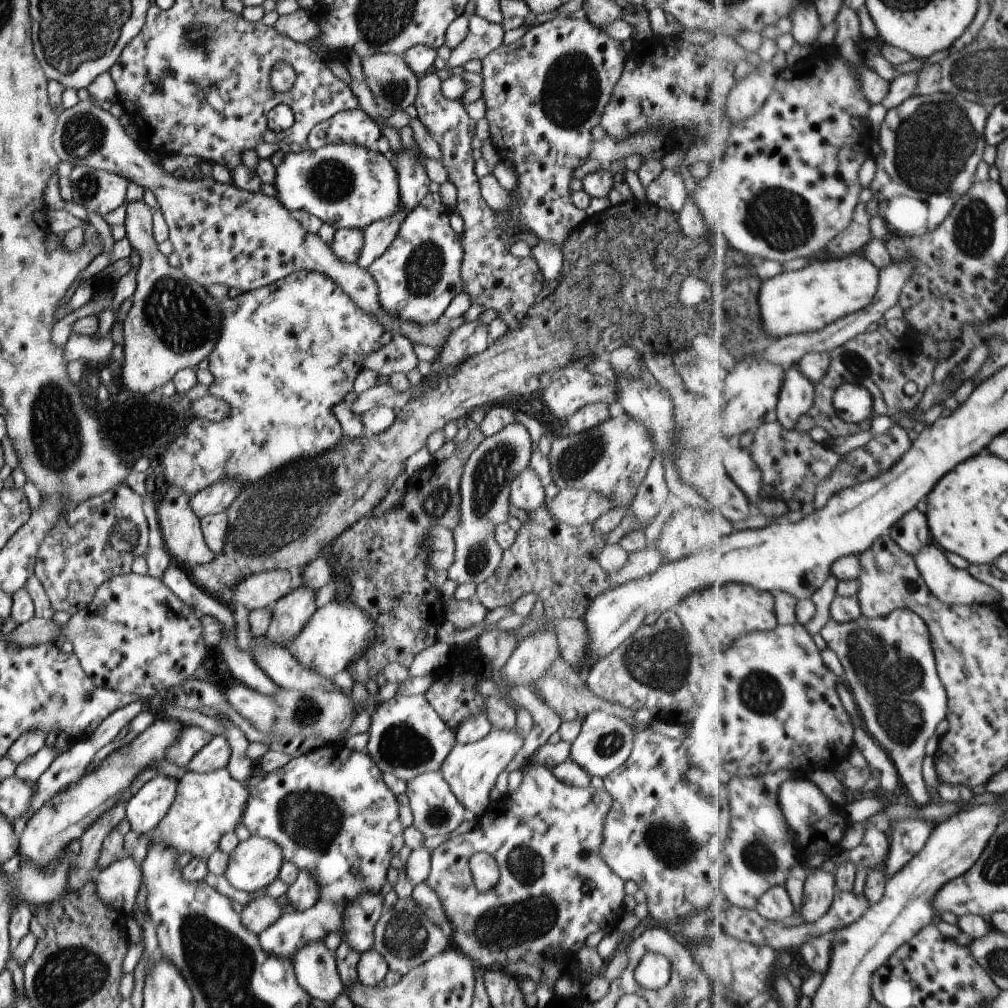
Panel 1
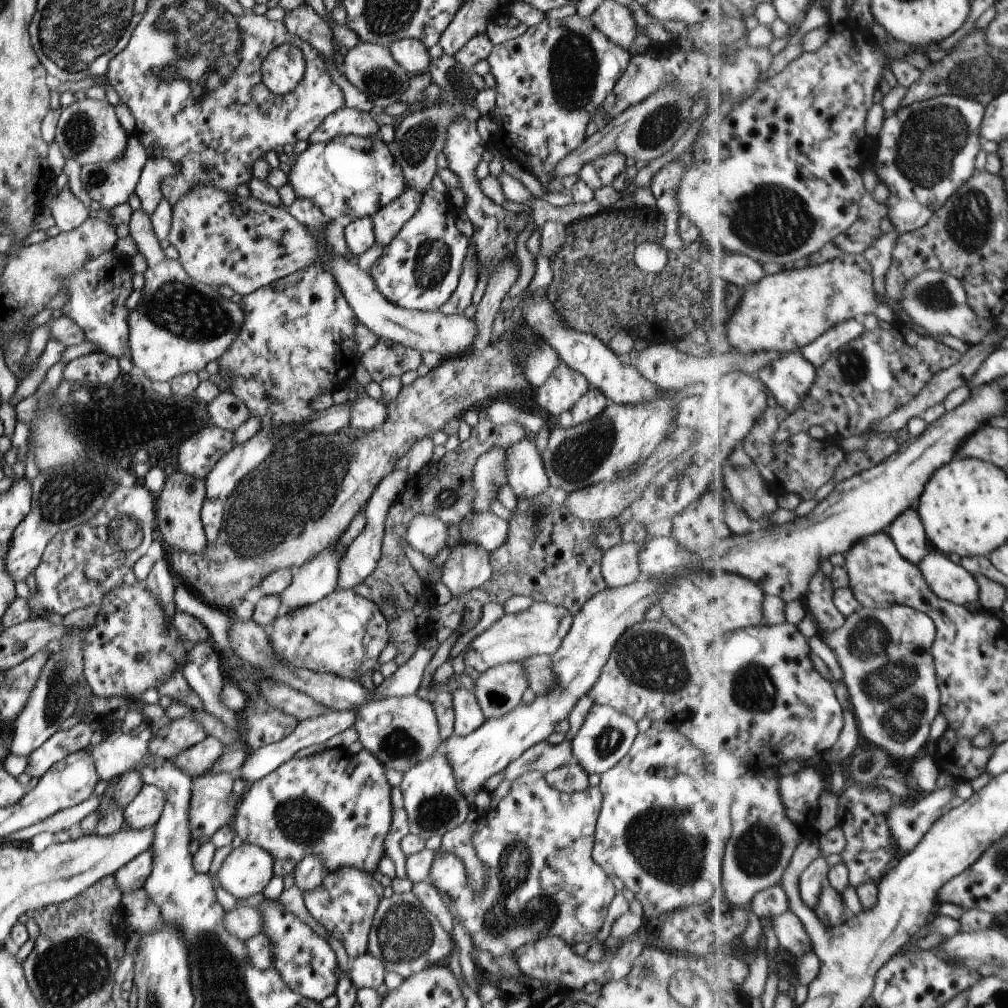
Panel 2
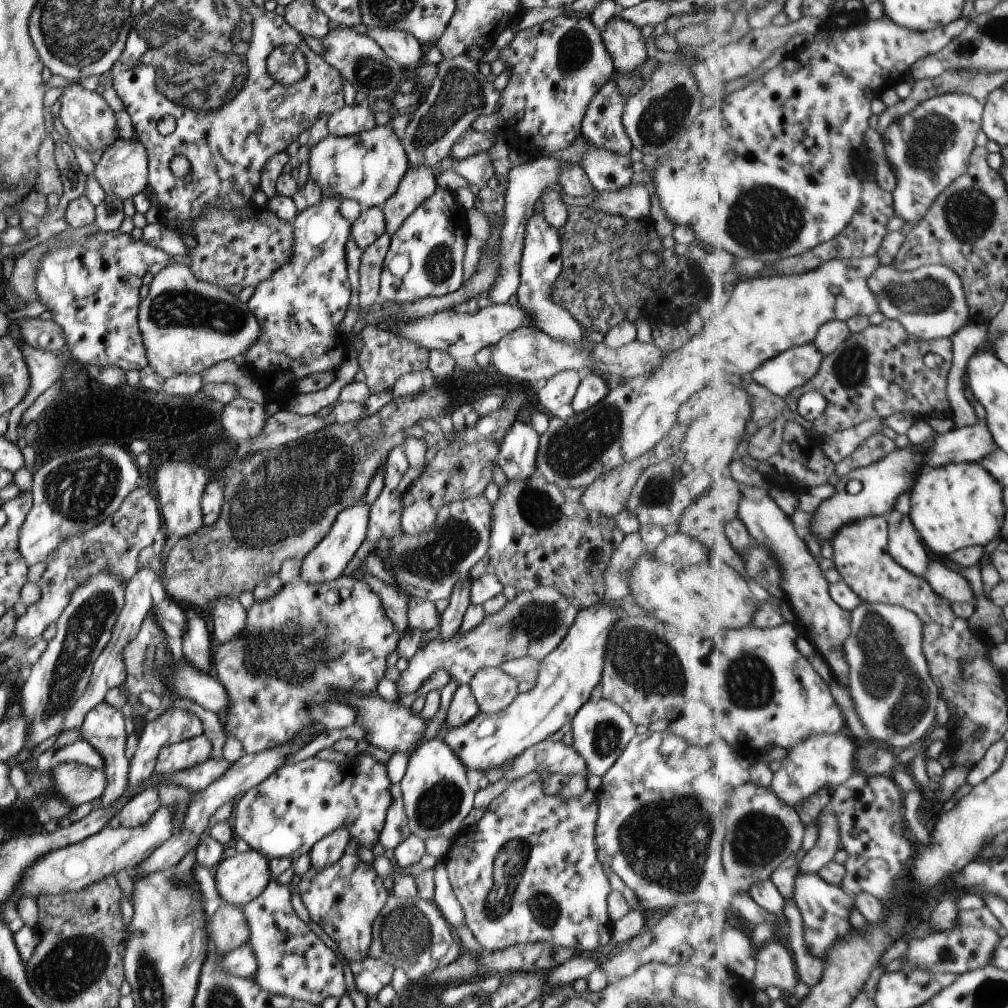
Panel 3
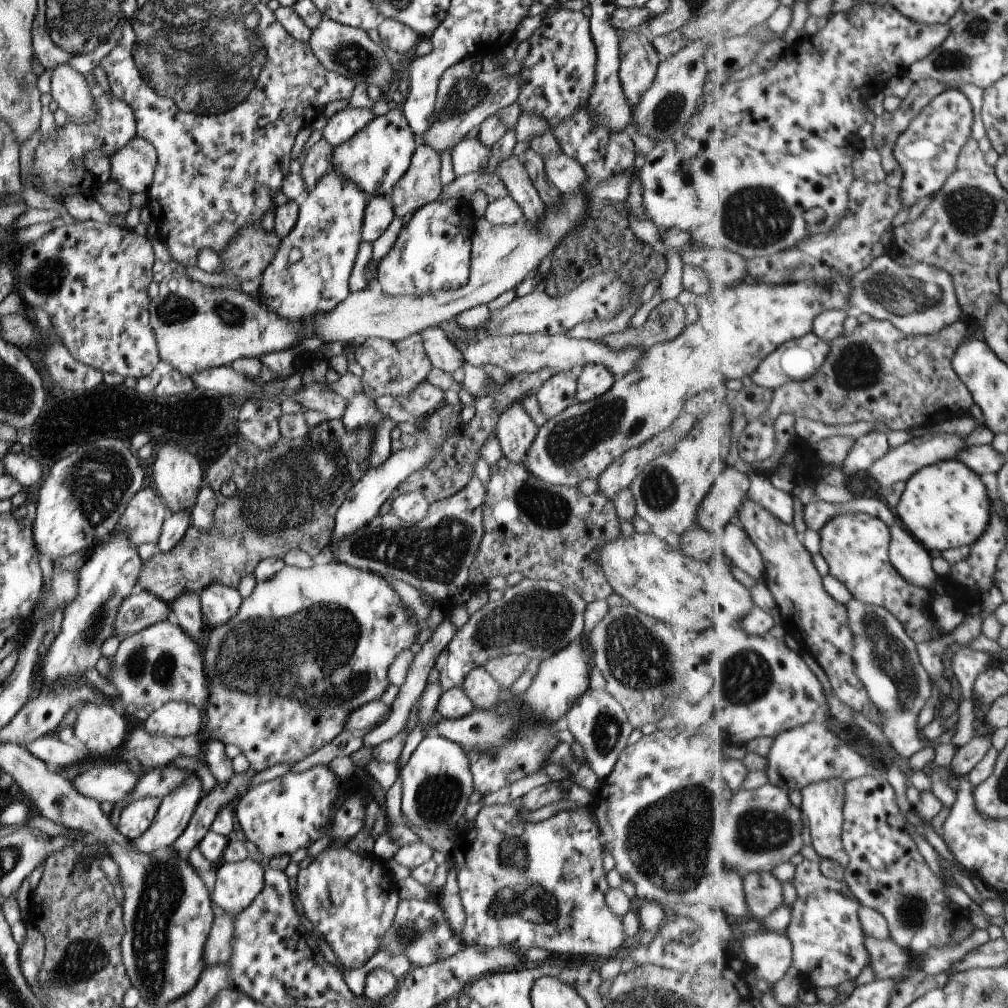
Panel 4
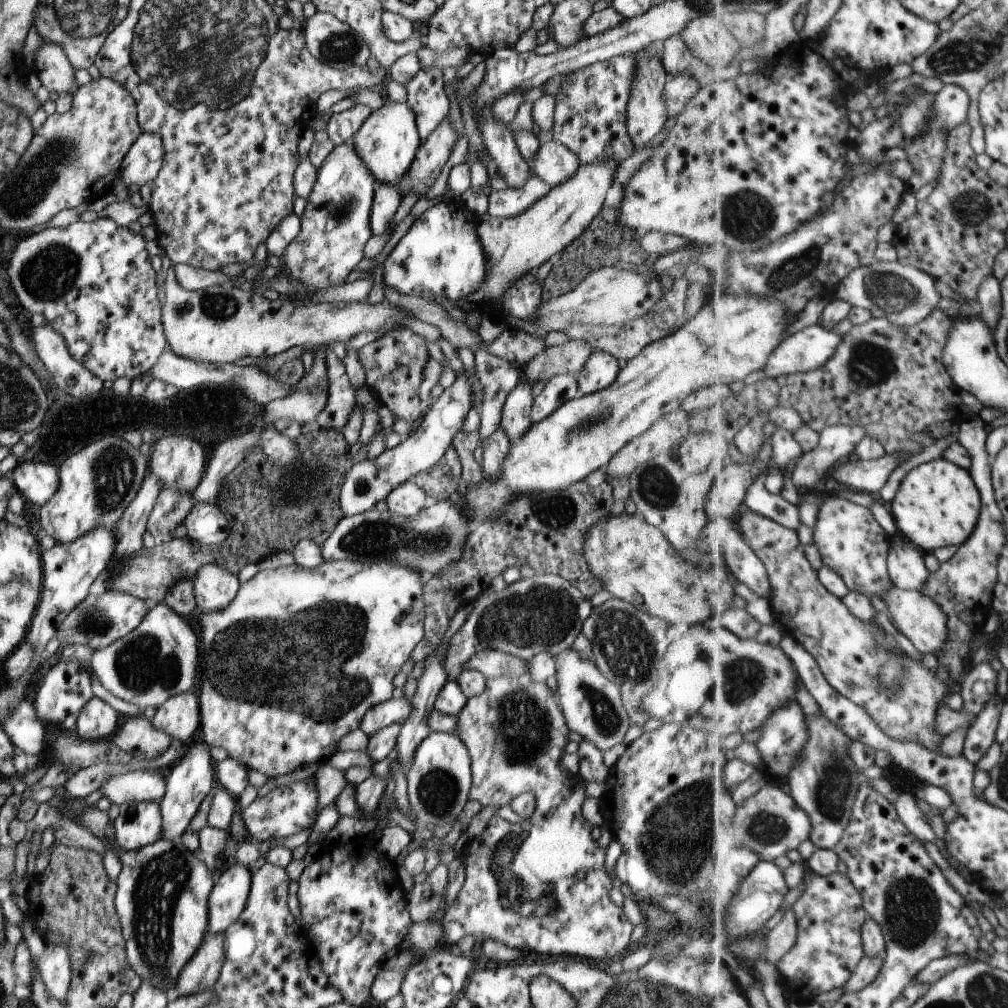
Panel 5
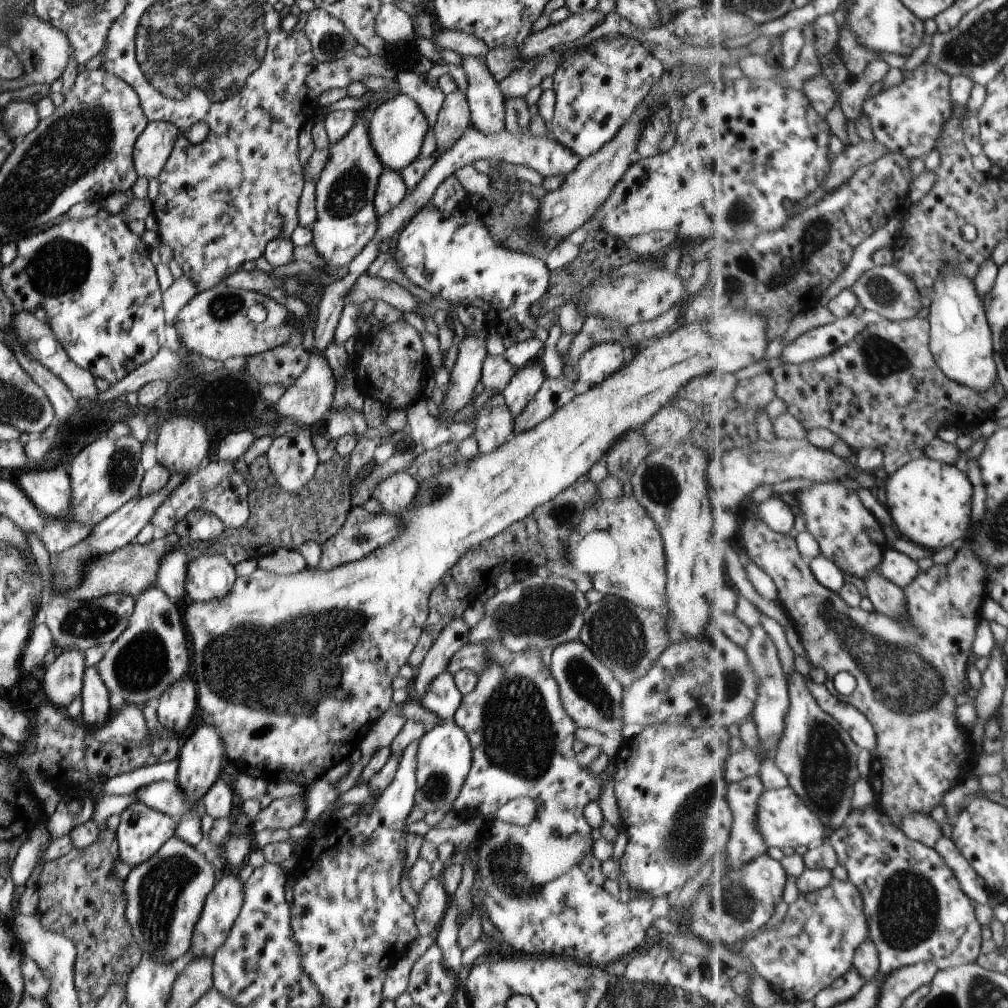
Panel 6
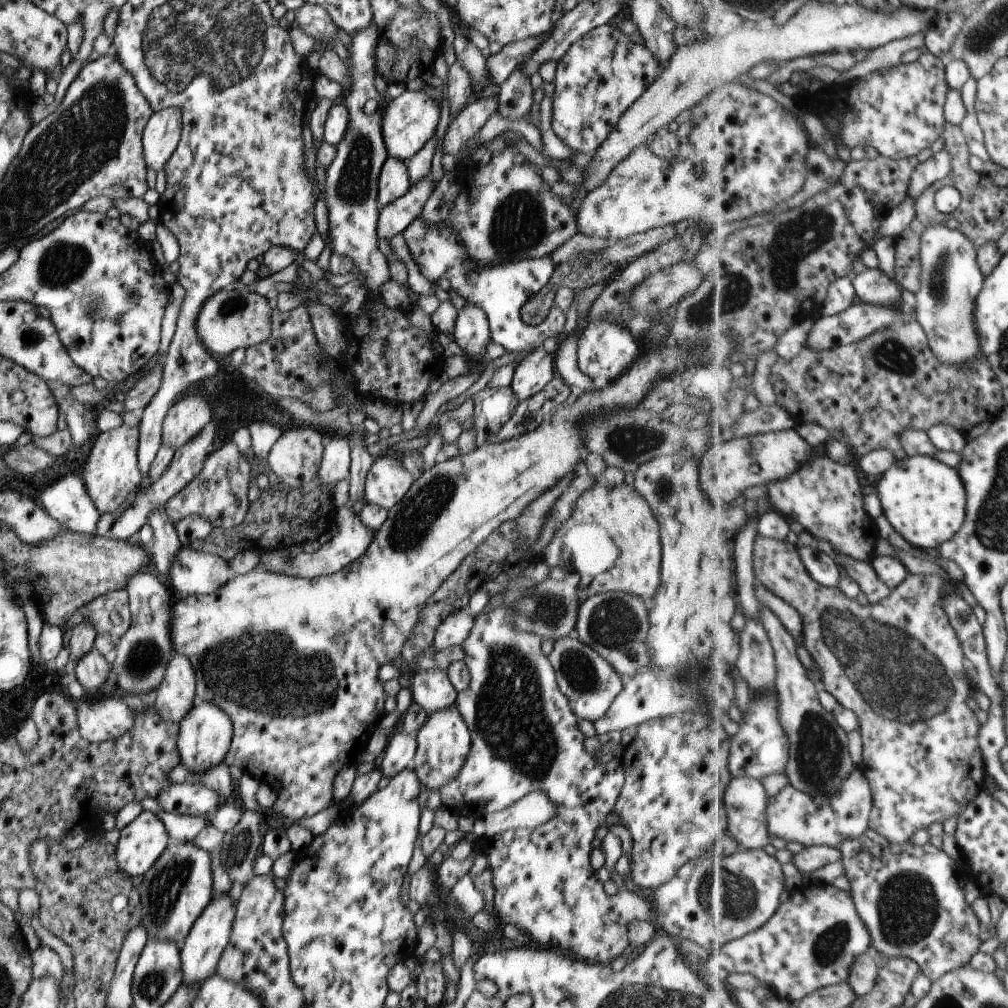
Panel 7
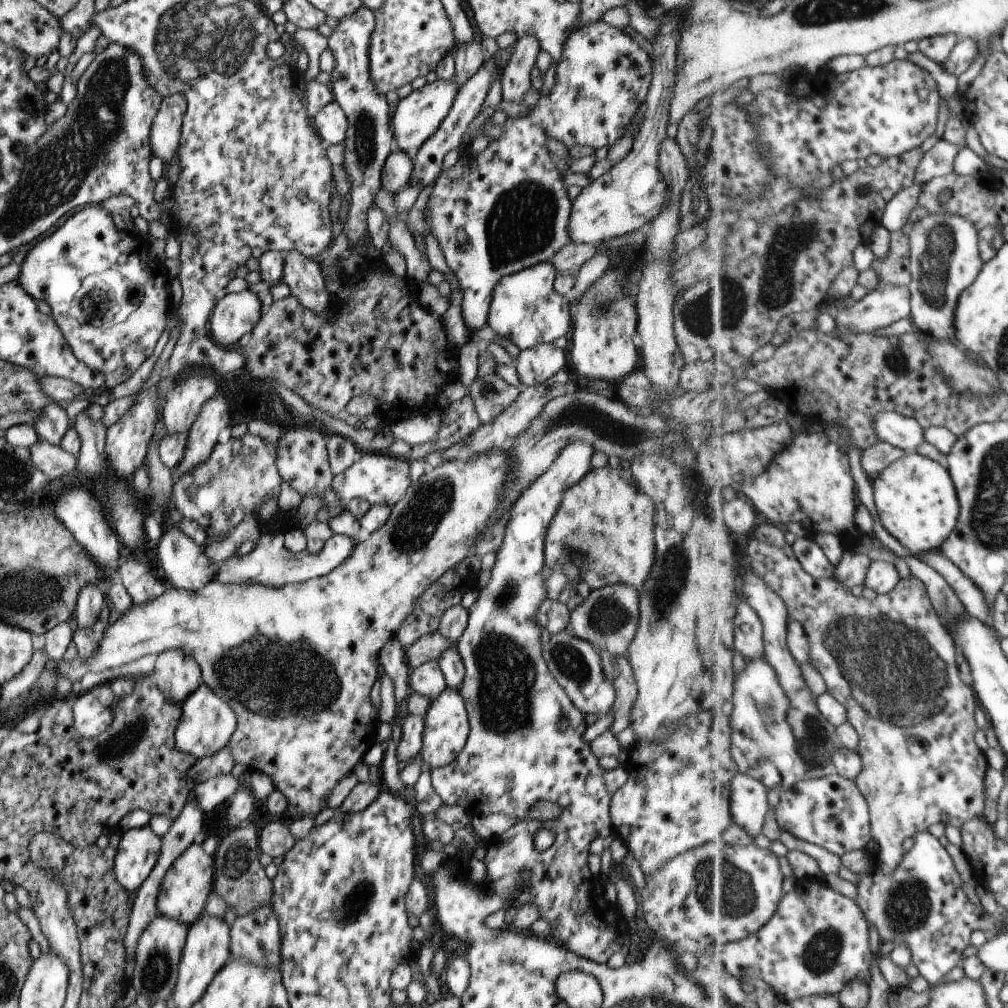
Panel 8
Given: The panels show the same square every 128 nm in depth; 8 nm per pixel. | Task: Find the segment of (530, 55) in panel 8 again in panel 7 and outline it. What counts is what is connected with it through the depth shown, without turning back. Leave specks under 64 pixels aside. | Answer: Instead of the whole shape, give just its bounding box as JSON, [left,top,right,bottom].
[498,67,533,121]

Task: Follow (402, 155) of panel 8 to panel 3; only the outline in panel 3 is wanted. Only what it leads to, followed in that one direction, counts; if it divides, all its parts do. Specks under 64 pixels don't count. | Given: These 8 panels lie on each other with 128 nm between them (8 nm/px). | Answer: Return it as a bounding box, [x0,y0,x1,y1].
[351,207,386,250]

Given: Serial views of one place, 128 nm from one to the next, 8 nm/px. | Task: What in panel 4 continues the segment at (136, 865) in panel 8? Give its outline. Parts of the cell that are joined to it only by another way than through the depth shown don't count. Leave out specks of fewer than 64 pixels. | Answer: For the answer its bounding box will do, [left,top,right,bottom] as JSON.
[117,797,160,841]

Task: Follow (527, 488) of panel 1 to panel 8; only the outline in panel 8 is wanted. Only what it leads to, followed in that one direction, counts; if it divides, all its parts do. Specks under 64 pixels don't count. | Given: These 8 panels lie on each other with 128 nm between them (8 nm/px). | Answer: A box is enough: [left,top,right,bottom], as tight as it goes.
[514,343,567,390]

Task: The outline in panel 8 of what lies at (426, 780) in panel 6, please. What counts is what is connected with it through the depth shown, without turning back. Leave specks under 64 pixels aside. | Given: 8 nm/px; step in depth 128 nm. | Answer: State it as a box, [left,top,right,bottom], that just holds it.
[419,686,469,772]

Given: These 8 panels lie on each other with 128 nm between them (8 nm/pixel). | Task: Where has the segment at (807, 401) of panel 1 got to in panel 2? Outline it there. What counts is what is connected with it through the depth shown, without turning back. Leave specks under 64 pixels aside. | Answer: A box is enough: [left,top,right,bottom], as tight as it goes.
[758,350,819,414]

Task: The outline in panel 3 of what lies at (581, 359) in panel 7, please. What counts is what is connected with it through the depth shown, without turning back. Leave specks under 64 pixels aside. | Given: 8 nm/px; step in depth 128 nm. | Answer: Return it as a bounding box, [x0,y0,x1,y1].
[572,372,611,413]

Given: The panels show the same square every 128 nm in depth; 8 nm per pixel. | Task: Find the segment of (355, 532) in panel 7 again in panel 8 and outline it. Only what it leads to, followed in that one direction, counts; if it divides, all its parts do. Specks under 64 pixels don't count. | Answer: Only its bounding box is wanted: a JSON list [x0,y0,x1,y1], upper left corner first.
[215,533,356,586]

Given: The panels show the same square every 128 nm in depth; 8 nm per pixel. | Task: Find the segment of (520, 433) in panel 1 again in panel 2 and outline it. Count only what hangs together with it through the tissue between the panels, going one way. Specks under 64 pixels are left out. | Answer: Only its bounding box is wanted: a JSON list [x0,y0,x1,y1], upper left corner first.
[441,447,508,598]

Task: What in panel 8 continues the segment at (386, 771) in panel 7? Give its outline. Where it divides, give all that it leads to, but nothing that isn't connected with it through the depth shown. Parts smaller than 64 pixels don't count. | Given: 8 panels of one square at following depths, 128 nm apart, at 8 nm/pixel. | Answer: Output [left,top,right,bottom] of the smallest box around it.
[396,716,425,767]

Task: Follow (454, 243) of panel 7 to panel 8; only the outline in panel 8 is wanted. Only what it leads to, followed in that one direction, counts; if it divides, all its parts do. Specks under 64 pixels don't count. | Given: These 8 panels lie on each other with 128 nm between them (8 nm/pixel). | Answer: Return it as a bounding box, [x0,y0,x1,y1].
[487,261,572,350]

